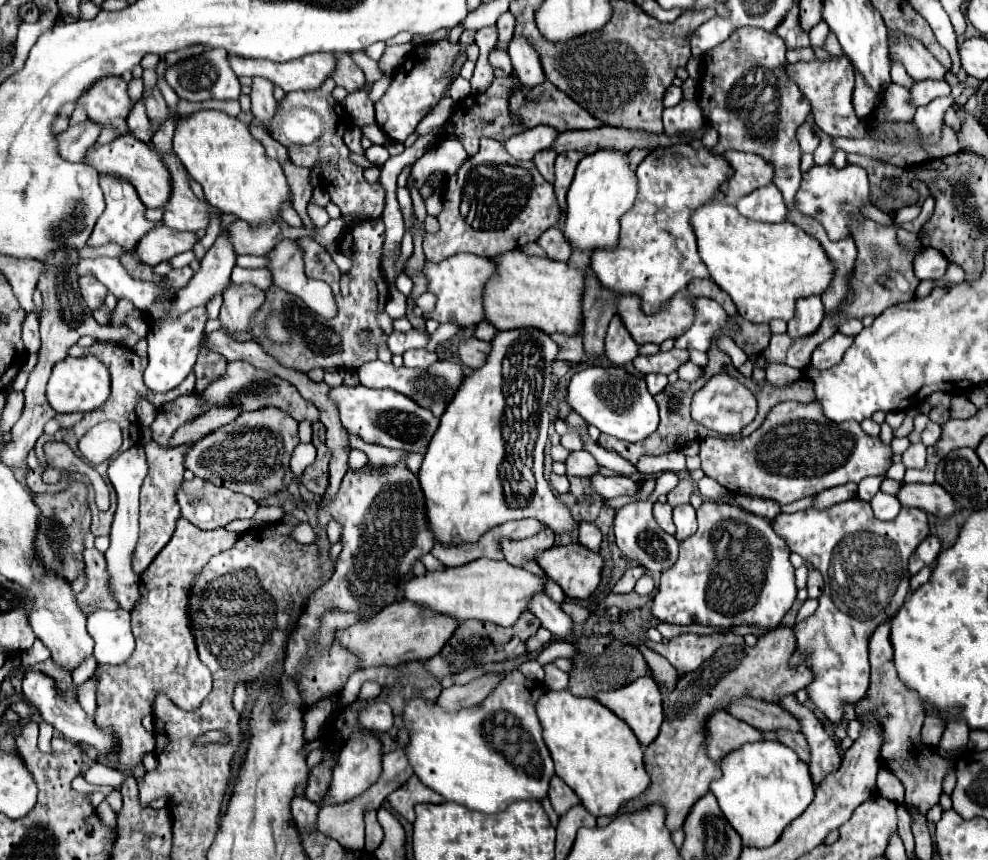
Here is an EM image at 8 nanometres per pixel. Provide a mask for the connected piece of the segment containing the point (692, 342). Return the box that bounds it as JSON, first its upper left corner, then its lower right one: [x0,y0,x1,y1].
[674,299,738,351]

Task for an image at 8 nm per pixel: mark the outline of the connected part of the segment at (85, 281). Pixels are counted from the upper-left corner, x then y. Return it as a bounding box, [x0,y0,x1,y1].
[80,275,108,311]

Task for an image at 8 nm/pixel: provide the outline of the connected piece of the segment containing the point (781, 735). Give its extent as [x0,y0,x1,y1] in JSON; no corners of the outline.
[778,731,810,763]

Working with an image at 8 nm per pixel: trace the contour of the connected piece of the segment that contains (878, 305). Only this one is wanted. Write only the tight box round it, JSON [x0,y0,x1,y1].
[842,197,935,319]

